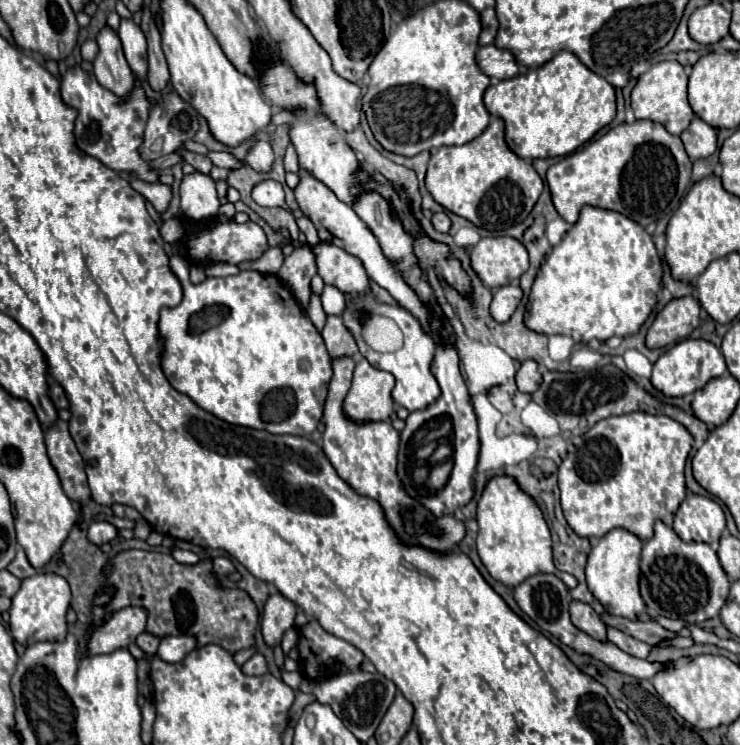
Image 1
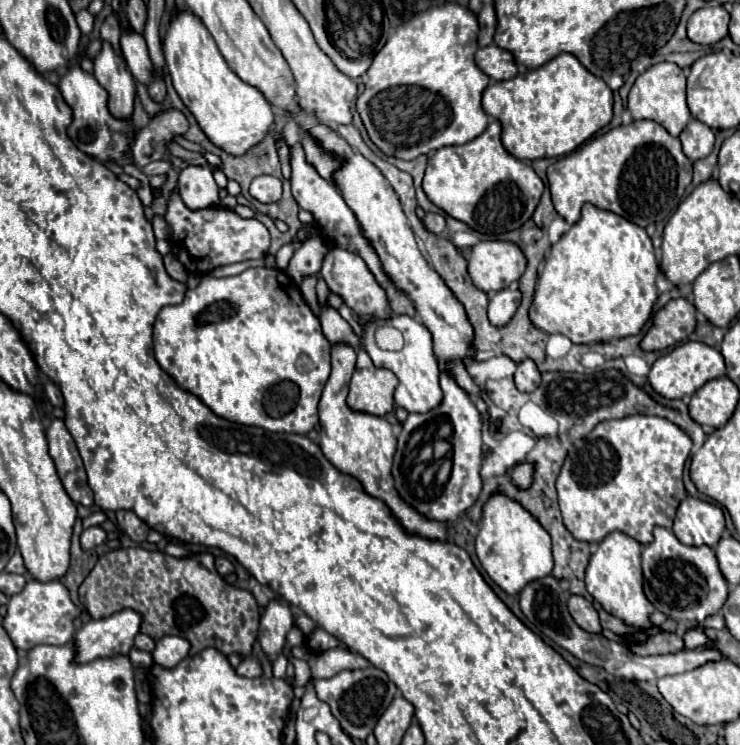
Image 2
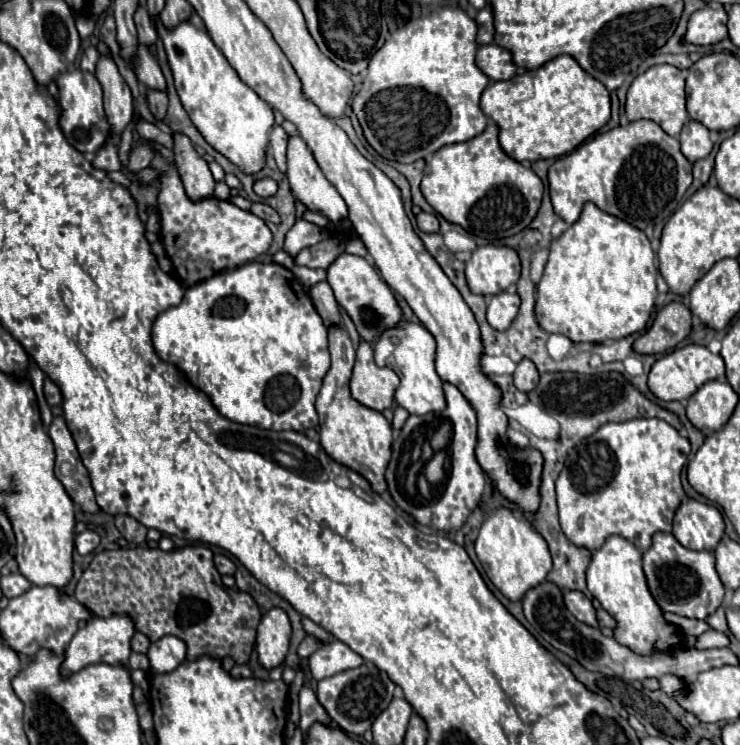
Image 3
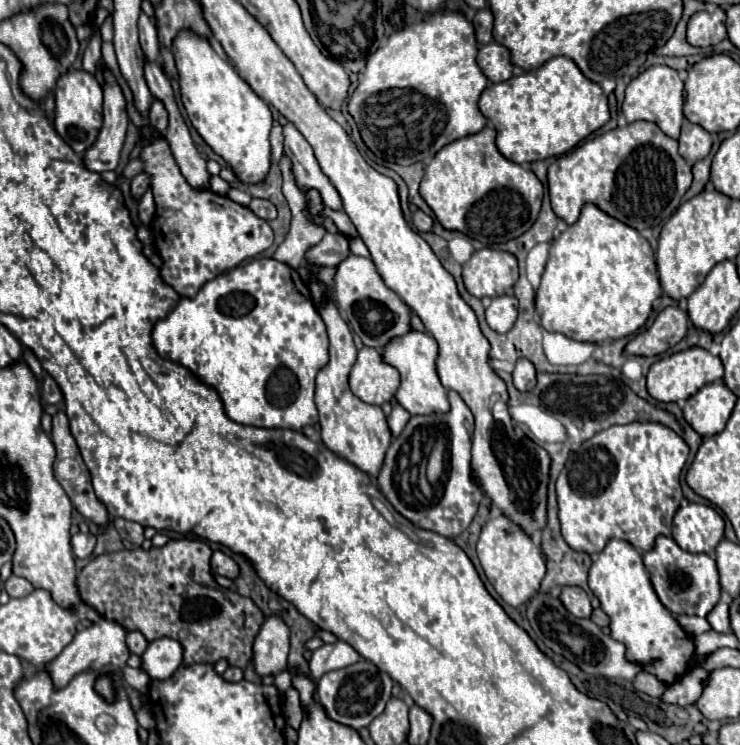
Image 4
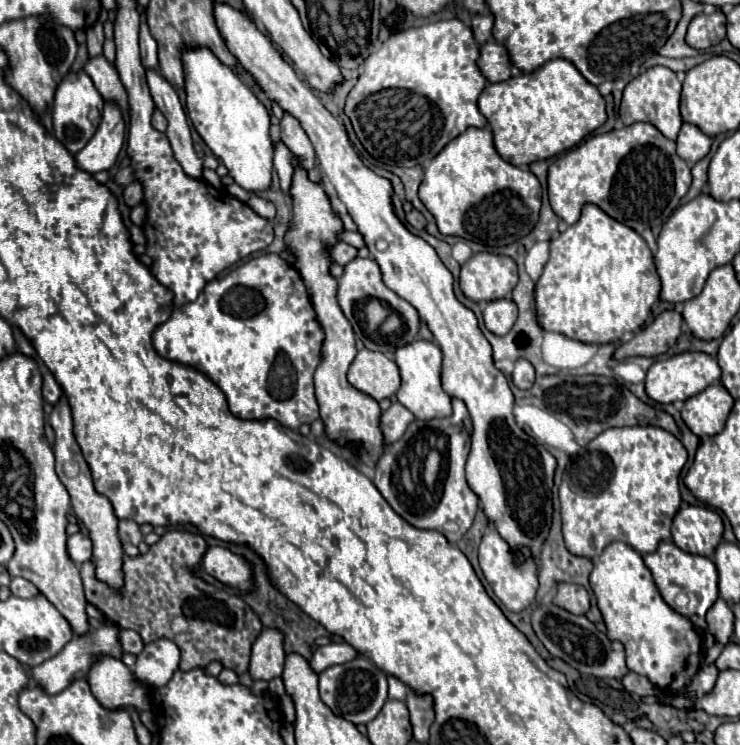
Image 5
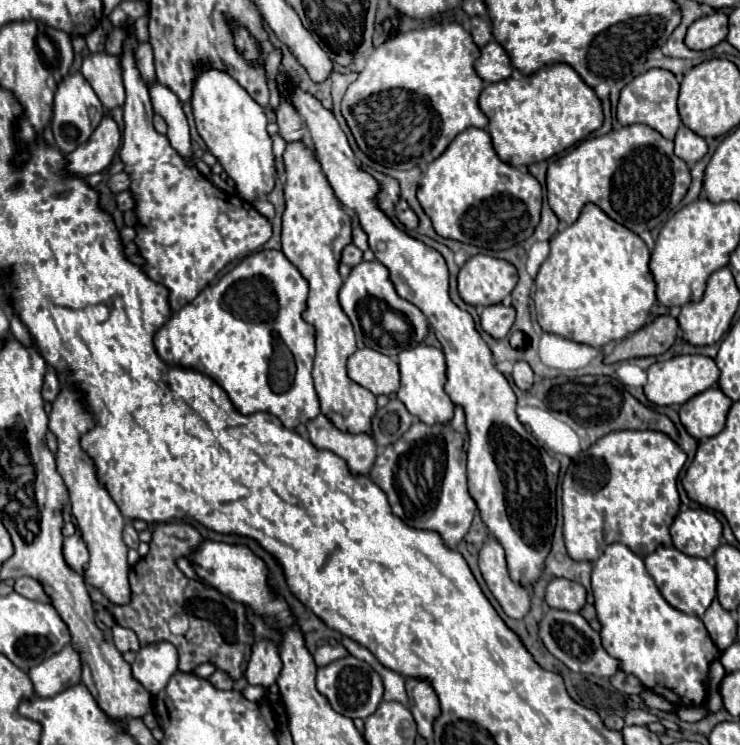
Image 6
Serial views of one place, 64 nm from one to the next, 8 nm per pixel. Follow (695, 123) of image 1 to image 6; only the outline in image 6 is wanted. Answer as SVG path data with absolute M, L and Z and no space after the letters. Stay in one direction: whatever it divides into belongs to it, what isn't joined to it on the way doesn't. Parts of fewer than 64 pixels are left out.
M680 126L674 138L674 154L678 158L682 158L688 166L694 166L706 152L708 152L708 144L702 136L698 136L696 132L692 132L686 126Z

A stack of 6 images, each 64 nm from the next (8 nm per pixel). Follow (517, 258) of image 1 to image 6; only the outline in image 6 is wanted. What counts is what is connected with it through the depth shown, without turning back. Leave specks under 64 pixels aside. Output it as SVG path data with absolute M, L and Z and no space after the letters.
M476 254L460 268L458 294L472 306L490 306L502 302L516 282L518 272L508 260Z

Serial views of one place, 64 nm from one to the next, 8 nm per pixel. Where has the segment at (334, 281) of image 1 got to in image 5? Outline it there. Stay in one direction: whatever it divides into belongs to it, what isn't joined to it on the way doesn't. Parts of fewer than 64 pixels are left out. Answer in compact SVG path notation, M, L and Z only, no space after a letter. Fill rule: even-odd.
M356 256L344 266L344 274L338 278L338 304L352 324L356 338L362 340L368 350L378 350L390 356L394 346L412 342L418 336L420 316L416 308L384 286L380 268L372 258ZM390 320L396 320L396 324L390 326Z

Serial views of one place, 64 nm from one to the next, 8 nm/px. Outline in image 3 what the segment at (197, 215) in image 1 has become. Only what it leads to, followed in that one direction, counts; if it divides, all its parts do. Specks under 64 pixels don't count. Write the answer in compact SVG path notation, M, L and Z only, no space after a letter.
M174 136L174 156L188 196L192 196L192 200L206 200L208 196L212 196L216 182L212 178L208 162L196 154L186 136Z

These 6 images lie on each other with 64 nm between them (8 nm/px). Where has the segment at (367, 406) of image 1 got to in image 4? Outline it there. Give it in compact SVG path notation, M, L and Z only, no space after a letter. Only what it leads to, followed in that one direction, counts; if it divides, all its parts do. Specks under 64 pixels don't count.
M364 346L358 350L356 364L350 372L350 390L366 404L392 402L400 386L400 374L396 368L382 362L378 350Z

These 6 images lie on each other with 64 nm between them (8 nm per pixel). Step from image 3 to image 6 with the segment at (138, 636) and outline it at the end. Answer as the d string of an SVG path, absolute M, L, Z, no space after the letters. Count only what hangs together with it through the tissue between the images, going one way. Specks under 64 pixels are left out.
M114 626L112 628L112 640L114 640L114 646L120 650L120 652L138 652L140 650L140 642L138 642L138 636L130 630L130 628L122 628L122 626Z

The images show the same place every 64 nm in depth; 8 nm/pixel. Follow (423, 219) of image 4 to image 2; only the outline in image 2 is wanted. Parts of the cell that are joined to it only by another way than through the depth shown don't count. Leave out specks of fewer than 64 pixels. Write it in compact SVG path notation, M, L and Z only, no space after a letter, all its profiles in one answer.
M432 212L426 214L424 224L426 224L426 228L428 228L430 232L434 232L434 234L442 234L442 232L446 230L446 220L444 220L442 214L432 214Z

